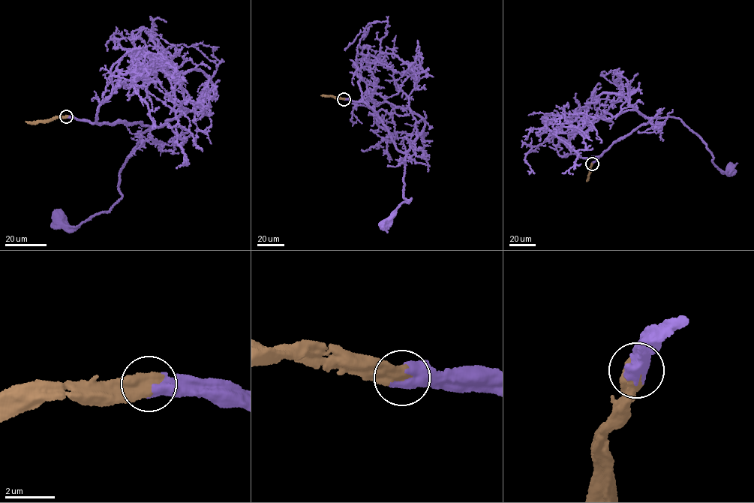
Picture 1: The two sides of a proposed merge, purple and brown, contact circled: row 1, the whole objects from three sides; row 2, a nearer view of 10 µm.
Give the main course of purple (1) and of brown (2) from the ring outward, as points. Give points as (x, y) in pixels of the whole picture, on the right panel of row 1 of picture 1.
1: (592, 164), (611, 145), (652, 118), (670, 116), (679, 118), (696, 133), (723, 173), (732, 169), (730, 167)
2: (592, 164), (587, 181)

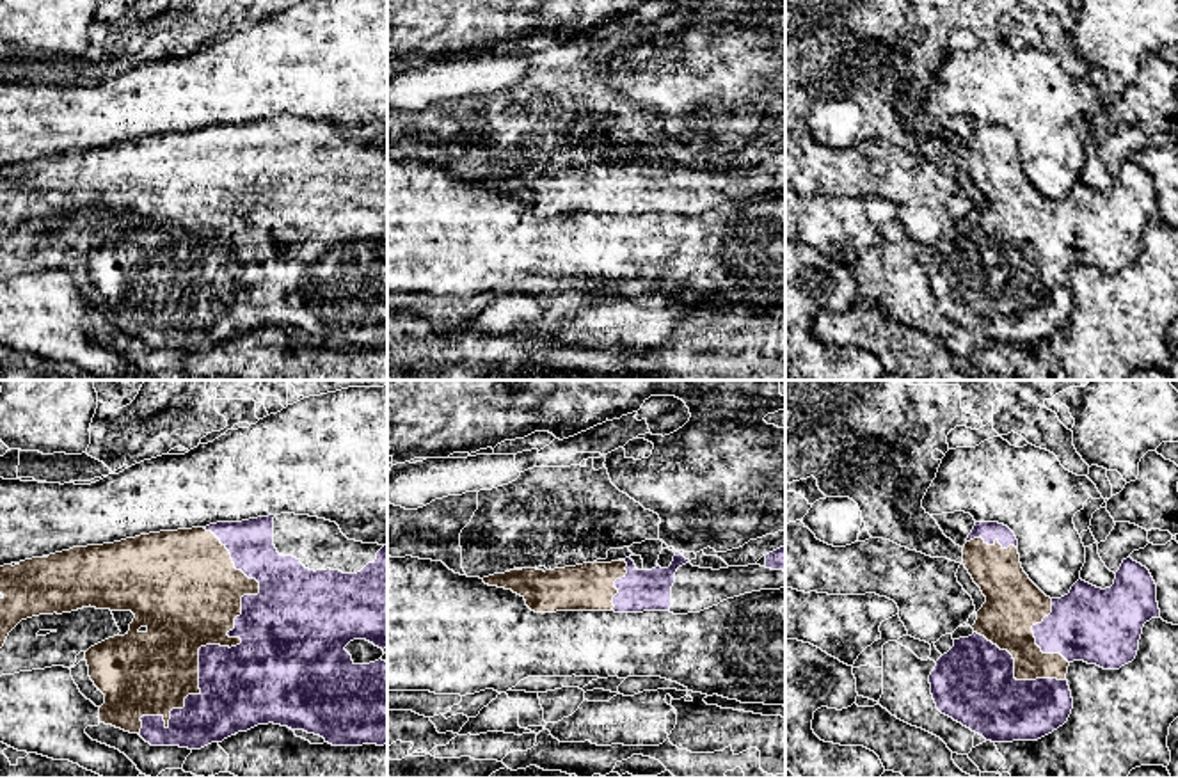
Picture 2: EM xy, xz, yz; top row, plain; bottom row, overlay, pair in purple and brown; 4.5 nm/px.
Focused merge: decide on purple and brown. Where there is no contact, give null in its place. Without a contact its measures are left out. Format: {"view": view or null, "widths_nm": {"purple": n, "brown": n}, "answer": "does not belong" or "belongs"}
{"view": "xy", "widths_nm": {"purple": 420, "brown": 400}, "answer": "belongs"}

